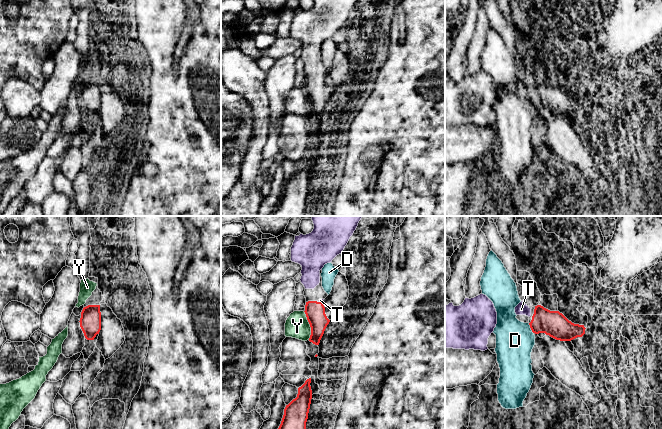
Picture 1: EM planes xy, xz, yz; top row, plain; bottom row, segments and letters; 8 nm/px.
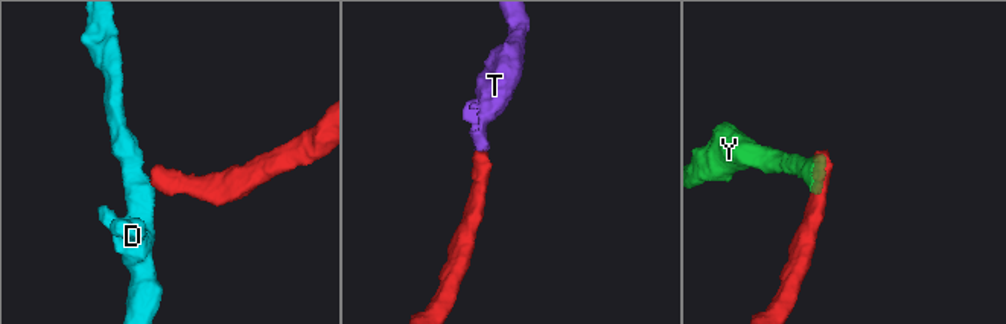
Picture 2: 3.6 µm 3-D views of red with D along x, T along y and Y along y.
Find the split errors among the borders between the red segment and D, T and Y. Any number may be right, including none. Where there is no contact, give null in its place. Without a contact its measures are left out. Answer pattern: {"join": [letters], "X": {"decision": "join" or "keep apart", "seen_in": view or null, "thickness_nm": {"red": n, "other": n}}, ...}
{"join": ["T"], "D": {"decision": "keep apart", "seen_in": "yz", "thickness_nm": {"red": 200, "other": 300}}, "T": {"decision": "join", "seen_in": "xz", "thickness_nm": {"red": 160, "other": 30}}, "Y": {"decision": "keep apart", "seen_in": "xz", "thickness_nm": {"red": 160, "other": 190}}}

